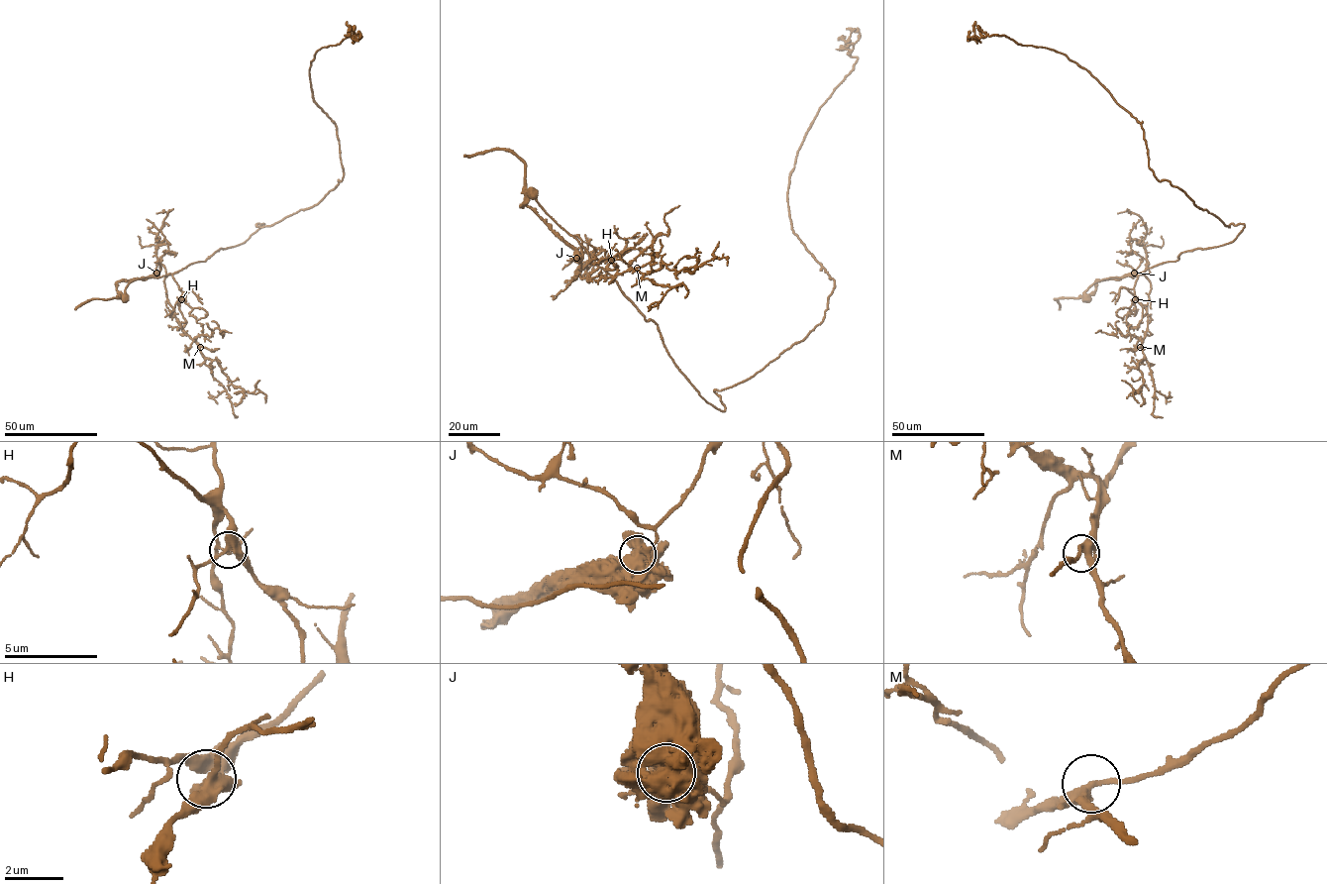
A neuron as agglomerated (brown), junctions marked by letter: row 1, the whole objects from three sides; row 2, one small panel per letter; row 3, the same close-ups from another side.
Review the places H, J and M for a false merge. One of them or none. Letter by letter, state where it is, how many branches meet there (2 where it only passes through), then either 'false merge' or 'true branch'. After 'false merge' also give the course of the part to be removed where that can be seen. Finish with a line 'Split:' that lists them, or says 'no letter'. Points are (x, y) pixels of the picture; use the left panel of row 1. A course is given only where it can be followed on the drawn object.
H: (181, 299) | 4 | true branch
J: (156, 273) | 5 | false merge | (156, 273), (144, 279), (117, 281), (119, 298), (94, 298), (75, 309)
M: (200, 347) | 4 | true branch
Split: J

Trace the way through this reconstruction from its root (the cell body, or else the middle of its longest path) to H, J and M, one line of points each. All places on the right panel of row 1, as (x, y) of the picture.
H: (1086, 298), (1085, 291), (1098, 281), (1138, 274), (1134, 287), (1135, 299)
J: (1086, 298), (1085, 291), (1095, 282), (1112, 276), (1144, 274), (1148, 261), (1144, 259), (1134, 273)
M: (1086, 298), (1085, 291), (1098, 281), (1143, 274), (1151, 289), (1147, 306), (1148, 330), (1140, 347)

